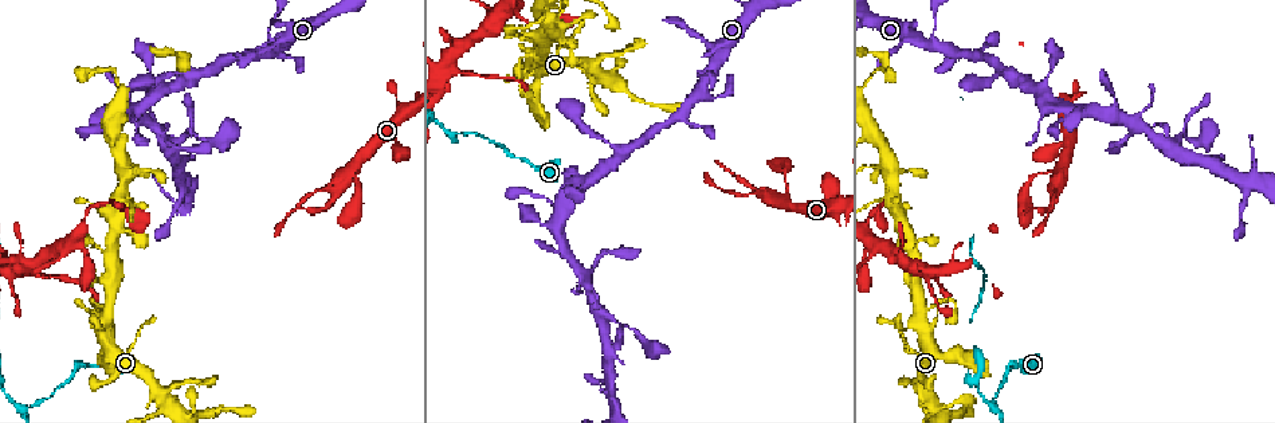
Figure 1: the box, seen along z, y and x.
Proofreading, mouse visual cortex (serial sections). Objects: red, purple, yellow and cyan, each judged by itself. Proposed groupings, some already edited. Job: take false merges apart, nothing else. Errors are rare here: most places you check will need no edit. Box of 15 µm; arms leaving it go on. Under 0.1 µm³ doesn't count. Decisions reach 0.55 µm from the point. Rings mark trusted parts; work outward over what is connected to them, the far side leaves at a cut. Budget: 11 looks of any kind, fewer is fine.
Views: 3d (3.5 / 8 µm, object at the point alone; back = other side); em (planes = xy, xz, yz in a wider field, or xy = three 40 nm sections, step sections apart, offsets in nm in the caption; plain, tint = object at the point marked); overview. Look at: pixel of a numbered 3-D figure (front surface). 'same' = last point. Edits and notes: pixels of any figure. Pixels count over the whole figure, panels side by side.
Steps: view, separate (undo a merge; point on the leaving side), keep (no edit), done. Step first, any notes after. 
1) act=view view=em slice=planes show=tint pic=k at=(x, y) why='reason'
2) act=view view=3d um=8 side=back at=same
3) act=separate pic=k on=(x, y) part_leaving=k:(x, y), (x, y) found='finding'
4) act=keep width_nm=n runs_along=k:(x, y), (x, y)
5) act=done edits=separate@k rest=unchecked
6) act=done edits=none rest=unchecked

act=view view=3d um=8 pic=1 at=(705, 76)

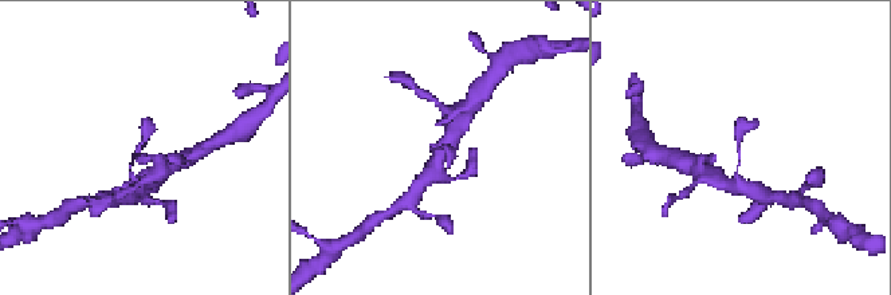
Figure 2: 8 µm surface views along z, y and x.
act=view view=em slice=xy step=3 show=tint pic=2 at=(740, 151) arm_widths_nm=250,250 why='shape alone is not enough'

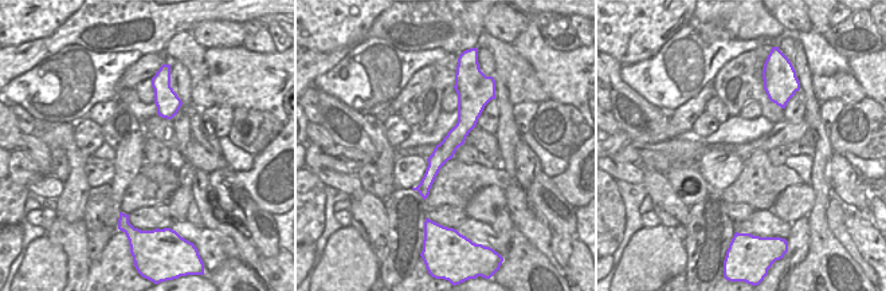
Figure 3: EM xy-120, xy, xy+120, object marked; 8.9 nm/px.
act=keep runs_along=3:(467, 95), (467, 121), (424, 193) found='all the same cell'

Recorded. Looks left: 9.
act=view view=3d um=3.5 pic=1 at=(1134, 127) why='three-way junction'

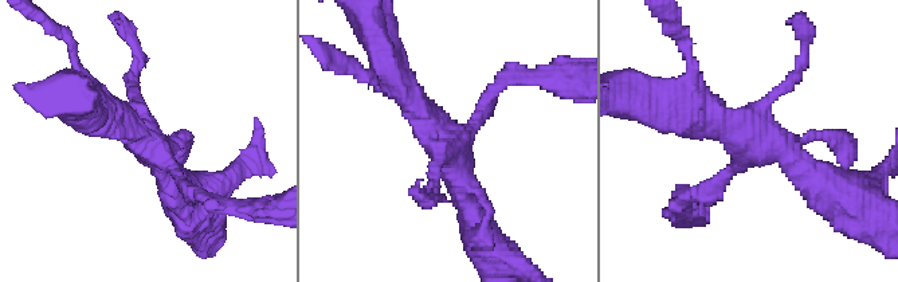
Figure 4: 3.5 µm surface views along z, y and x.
act=view view=em slice=xy step=1 show=tint pic=4 at=(147, 140) why='shape alone is not enough'

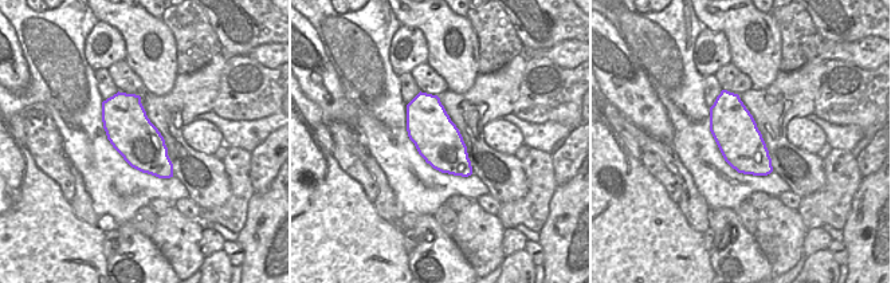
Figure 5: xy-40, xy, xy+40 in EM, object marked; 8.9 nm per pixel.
act=view view=em slice=xy step=2 show=tint at=same why='cut it another way'

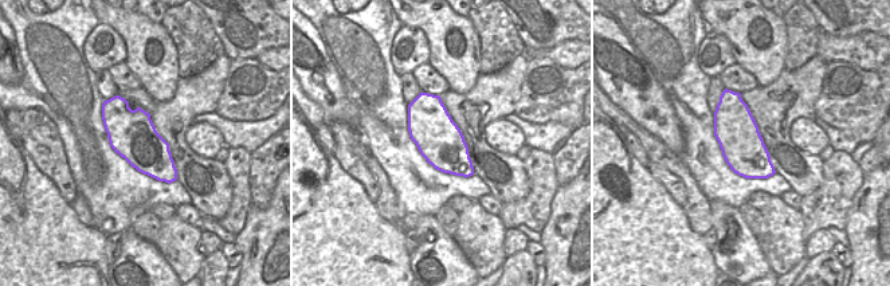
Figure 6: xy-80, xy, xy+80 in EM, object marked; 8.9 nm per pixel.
act=keep runs_along=4:(399, 81), (447, 145), (473, 215) found='all the same cell'

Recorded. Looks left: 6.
act=view view=3d um=3.5 pic=1 at=(1060, 169) why='thick turns thin'

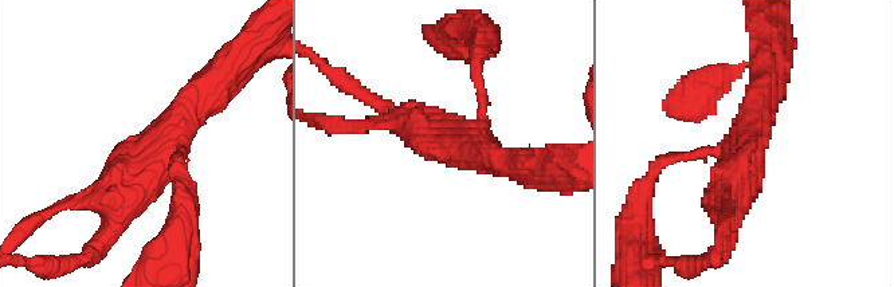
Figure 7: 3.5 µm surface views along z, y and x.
act=view view=em slice=xy step=5 show=tint pic=7 at=(467, 145)

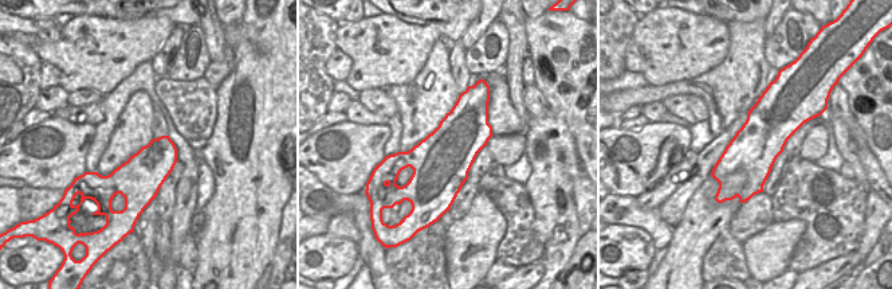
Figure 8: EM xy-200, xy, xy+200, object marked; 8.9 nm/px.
act=keep width_nm=500 runs_along=7:(220, 73), (155, 164), (101, 188) found='continuous, no second cell'

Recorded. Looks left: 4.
act=view view=3d um=3.5 pic=1 at=(508, 153) why='sharp bend'

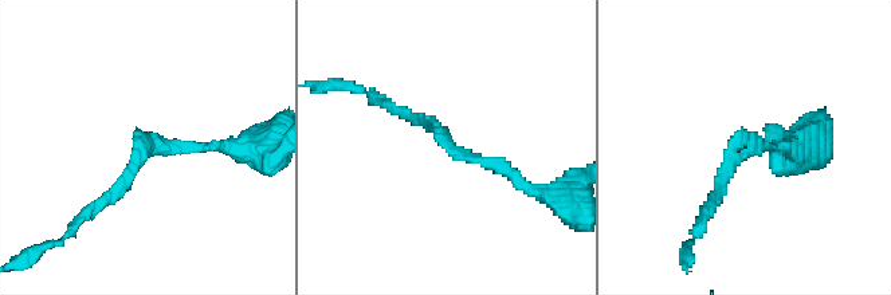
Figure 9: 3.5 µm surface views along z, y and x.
act=keep runs_along=9:(522, 183), (395, 110) found='one cell here'

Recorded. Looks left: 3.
act=done edits=none rest=unchecked

